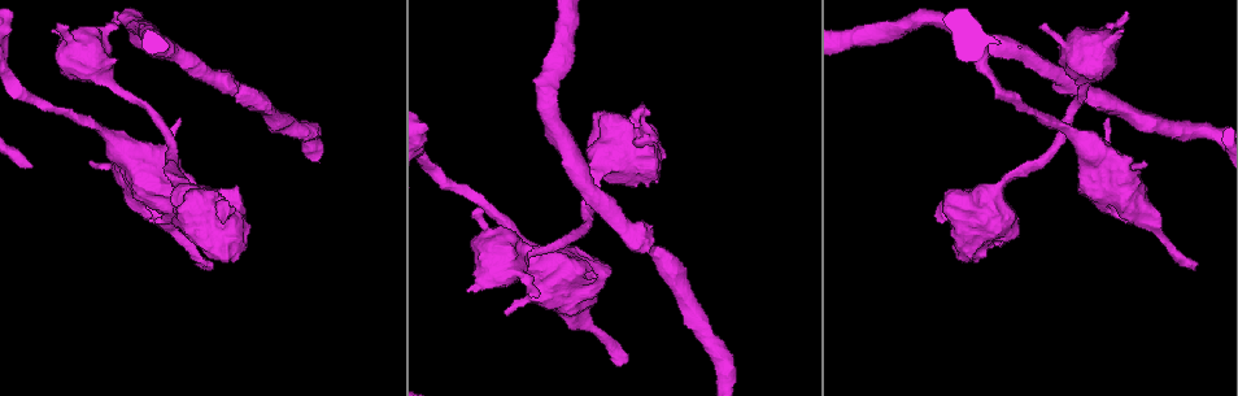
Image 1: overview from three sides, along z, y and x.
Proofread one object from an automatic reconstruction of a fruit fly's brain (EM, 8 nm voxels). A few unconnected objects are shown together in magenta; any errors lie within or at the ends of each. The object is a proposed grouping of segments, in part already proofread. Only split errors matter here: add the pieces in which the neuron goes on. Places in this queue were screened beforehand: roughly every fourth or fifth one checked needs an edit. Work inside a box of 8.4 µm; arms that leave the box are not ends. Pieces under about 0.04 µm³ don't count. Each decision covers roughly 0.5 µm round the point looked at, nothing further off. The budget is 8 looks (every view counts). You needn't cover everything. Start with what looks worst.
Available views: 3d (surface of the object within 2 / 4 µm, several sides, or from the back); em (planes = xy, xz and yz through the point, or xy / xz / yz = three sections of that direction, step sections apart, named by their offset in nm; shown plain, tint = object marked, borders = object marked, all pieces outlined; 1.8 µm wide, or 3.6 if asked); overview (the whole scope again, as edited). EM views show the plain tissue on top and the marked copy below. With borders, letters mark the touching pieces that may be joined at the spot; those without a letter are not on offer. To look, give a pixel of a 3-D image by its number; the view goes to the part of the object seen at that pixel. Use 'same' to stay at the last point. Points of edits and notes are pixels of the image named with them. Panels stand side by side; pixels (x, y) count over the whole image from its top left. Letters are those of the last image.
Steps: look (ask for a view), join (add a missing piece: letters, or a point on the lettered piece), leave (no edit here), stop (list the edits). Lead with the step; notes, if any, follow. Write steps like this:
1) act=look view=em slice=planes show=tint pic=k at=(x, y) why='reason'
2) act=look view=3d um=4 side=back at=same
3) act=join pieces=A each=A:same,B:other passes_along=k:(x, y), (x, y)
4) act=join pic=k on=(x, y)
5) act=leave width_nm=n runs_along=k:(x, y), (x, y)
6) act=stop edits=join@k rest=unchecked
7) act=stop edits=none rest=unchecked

act=look view=3d um=2 pic=1 at=(1190, 266) why='long arm stops here'

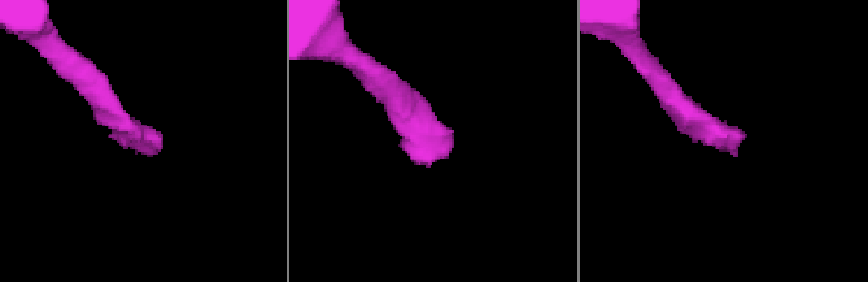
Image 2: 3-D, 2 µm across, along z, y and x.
act=look view=em slice=yz step=16 show=borders pic=2 at=(452, 141)

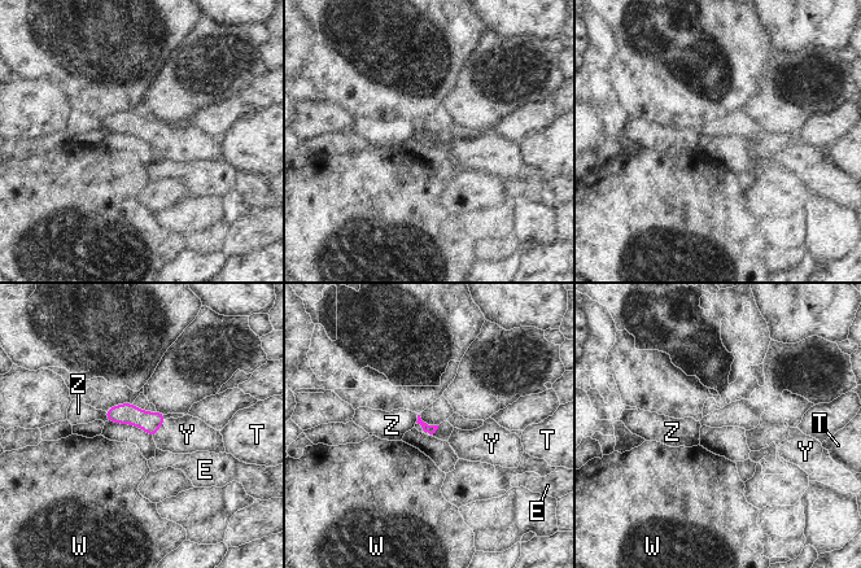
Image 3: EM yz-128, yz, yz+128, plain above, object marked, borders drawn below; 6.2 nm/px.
act=join pieces=Y longest_contact=Y:130nm each=E:other,T:other,W:other,Y:same,Z:other passes_along=3:(129, 414), (158, 428), (187, 435) found='it goes on there'

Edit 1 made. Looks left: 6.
act=look view=overview why='redraw'

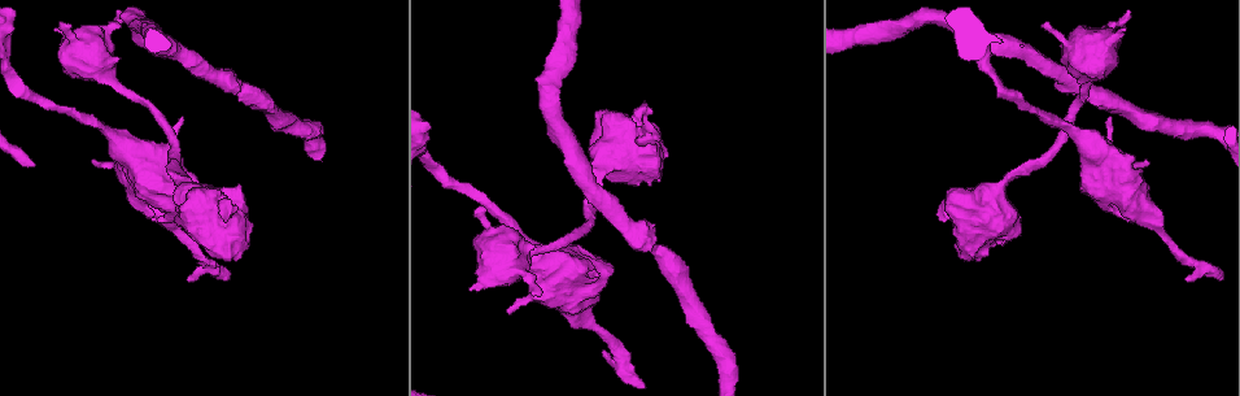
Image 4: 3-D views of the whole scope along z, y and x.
act=look view=3d um=2 pic=4 at=(1110, 118) why='branch stops here'

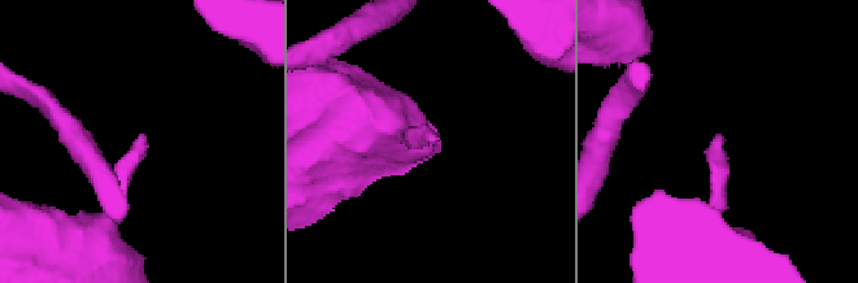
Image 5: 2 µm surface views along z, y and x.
act=look view=em slice=planes show=borders pic=5 at=(719, 136) why='now the EM'

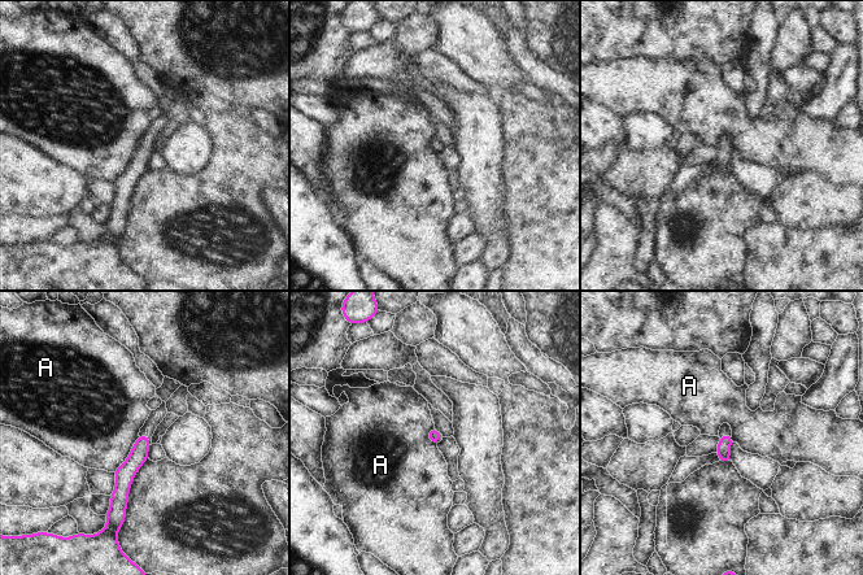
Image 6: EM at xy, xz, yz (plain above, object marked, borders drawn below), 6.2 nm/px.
act=leave longest_contact=A:280nm each=A:other found='none of them fits'

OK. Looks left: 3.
act=look view=3d um=2 pic=4 at=(469, 289)

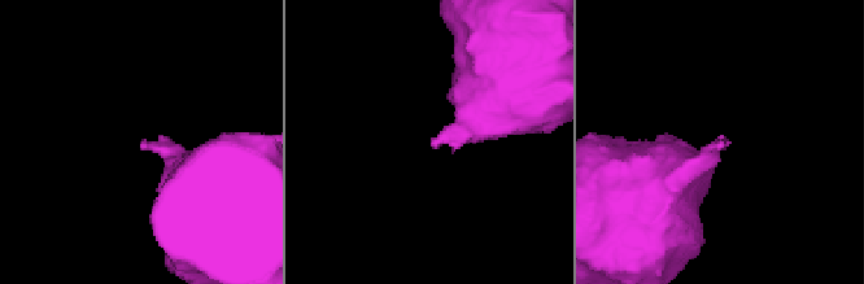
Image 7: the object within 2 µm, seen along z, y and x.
act=look view=em slice=planes show=tint pic=7 at=(435, 144) why='now the EM'

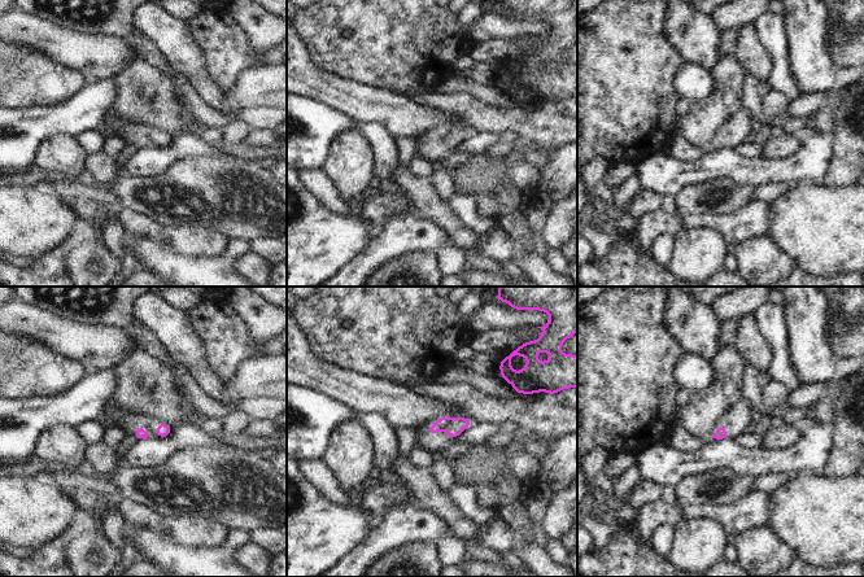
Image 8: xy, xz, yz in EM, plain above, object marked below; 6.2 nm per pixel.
act=look view=em slice=planes show=borders at=same

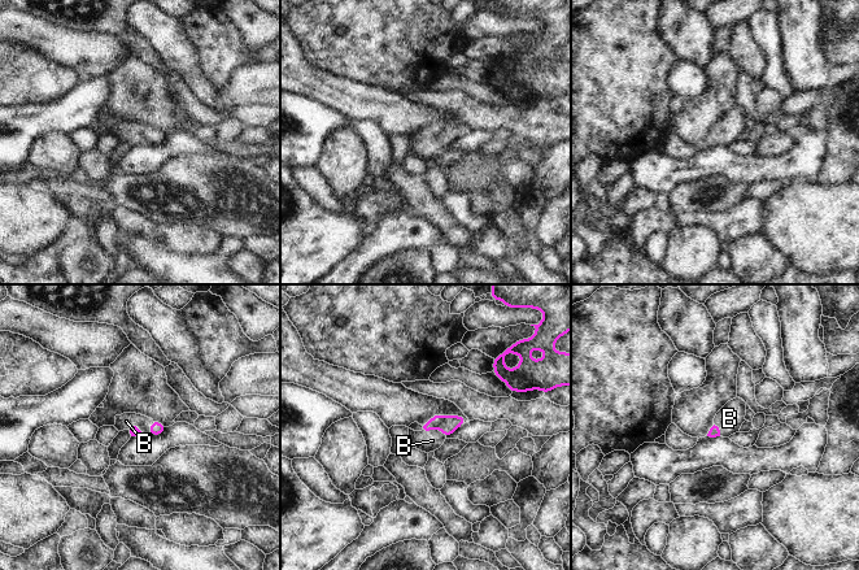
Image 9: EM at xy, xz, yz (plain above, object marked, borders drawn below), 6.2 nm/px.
act=join pieces=B each=B:same passes_along=9:(447, 425), (434, 427), (432, 440) found='it goes on there'

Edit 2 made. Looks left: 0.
act=stop edits=join@3,join@9 rest=unchecked

